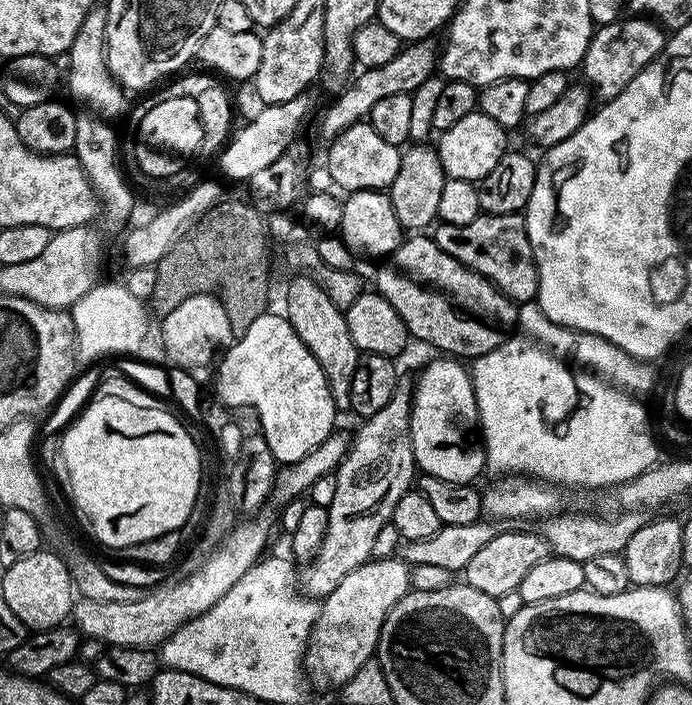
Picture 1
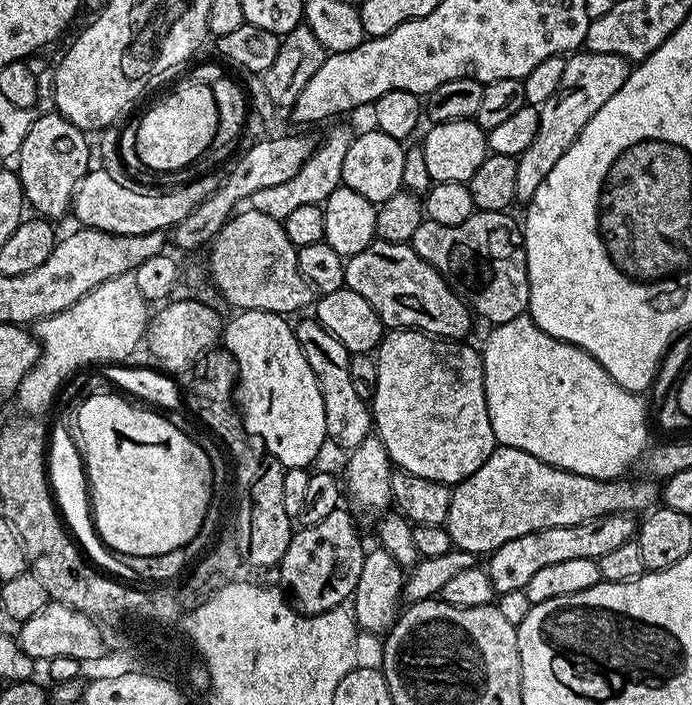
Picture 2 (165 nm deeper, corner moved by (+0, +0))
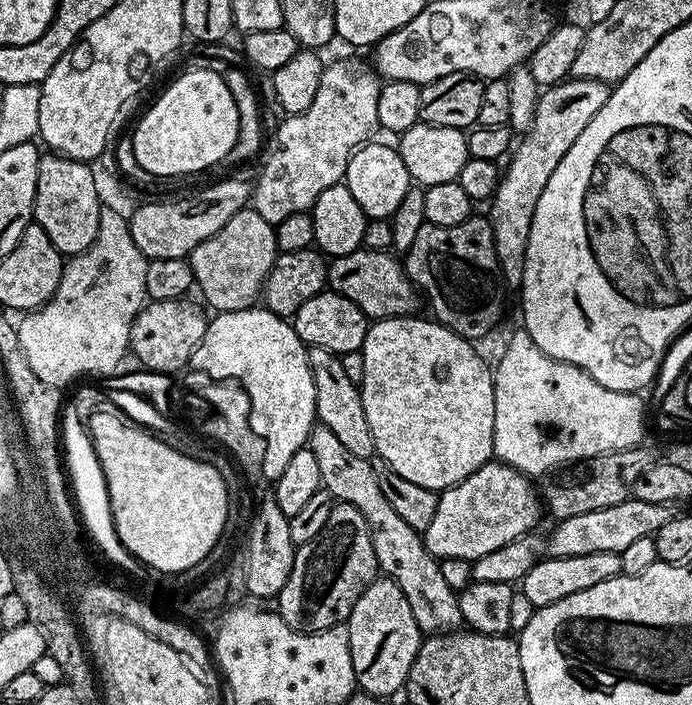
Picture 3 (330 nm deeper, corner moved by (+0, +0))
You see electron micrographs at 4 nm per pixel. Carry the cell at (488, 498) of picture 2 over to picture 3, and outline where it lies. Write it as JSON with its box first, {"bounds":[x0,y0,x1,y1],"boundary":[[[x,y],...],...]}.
{"bounds":[422,458,542,561],"boundary":[[[495,458],[474,470],[474,474],[470,474],[462,482],[443,489],[439,497],[438,510],[434,510],[430,526],[426,526],[422,533],[426,550],[439,561],[448,556],[474,561],[482,558],[482,554],[491,554],[493,550],[498,550],[498,546],[506,546],[506,542],[514,542],[514,538],[529,535],[535,529],[532,527],[539,522],[540,514],[542,515],[541,496],[537,485],[517,468],[501,464]]]}

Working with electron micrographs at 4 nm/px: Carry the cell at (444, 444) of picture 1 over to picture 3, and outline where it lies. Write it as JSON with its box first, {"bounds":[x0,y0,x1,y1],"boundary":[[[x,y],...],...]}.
{"bounds":[358,314,494,490],"boundary":[[[420,314],[406,316],[387,316],[385,320],[378,320],[368,325],[368,333],[364,339],[364,377],[358,385],[362,398],[362,410],[366,410],[366,422],[370,422],[370,434],[376,443],[376,451],[379,459],[384,460],[402,478],[410,478],[410,482],[418,482],[418,486],[443,490],[462,482],[474,470],[478,470],[489,460],[493,459],[494,453],[494,379],[493,369],[482,357],[476,353],[477,345],[471,340],[466,340],[454,330],[450,330],[445,324],[437,324],[435,319],[423,320]]]}

